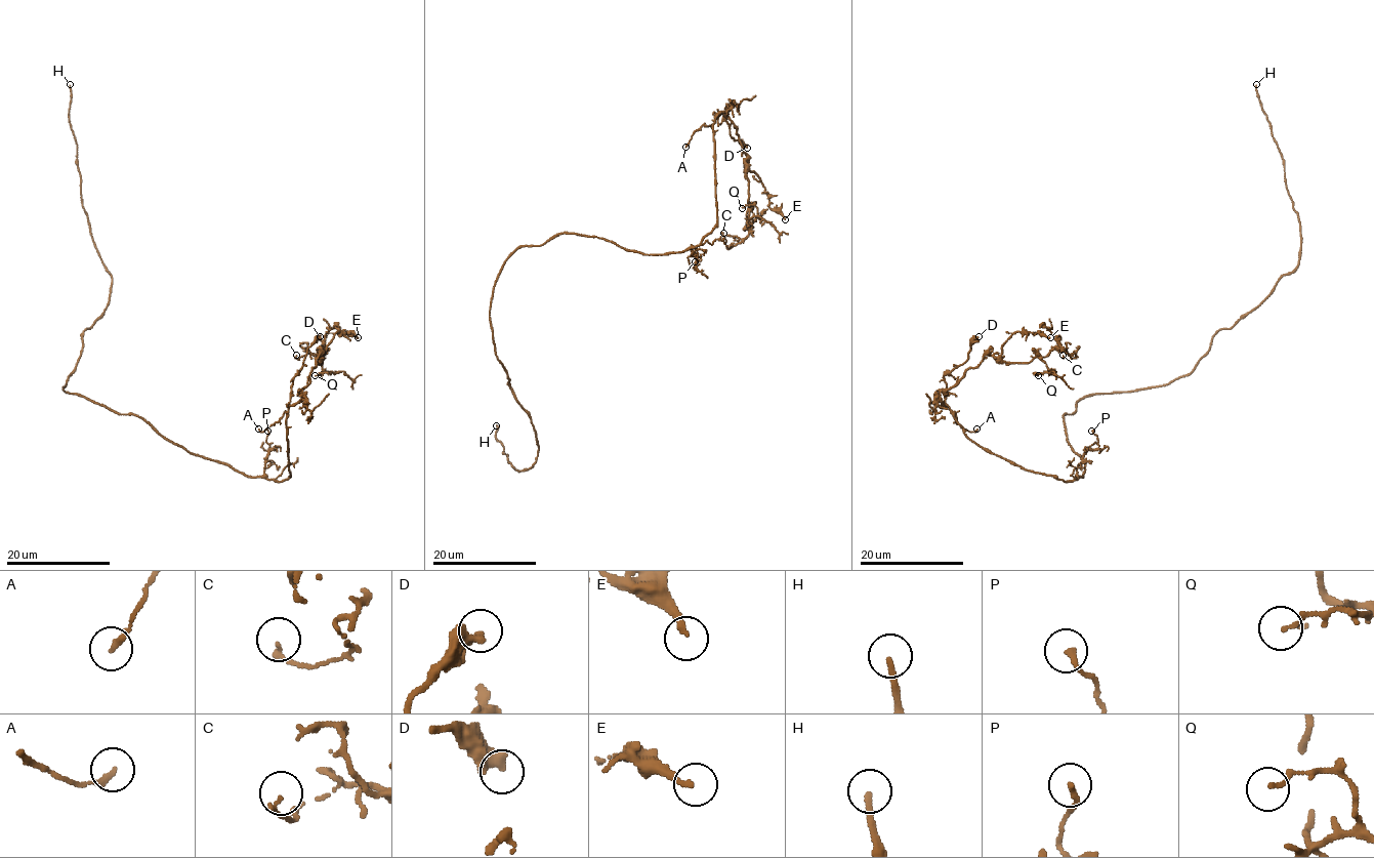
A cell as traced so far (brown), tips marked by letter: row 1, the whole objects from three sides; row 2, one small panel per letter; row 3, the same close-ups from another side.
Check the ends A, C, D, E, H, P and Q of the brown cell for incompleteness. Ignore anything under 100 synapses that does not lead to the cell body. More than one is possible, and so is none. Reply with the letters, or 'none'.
H

